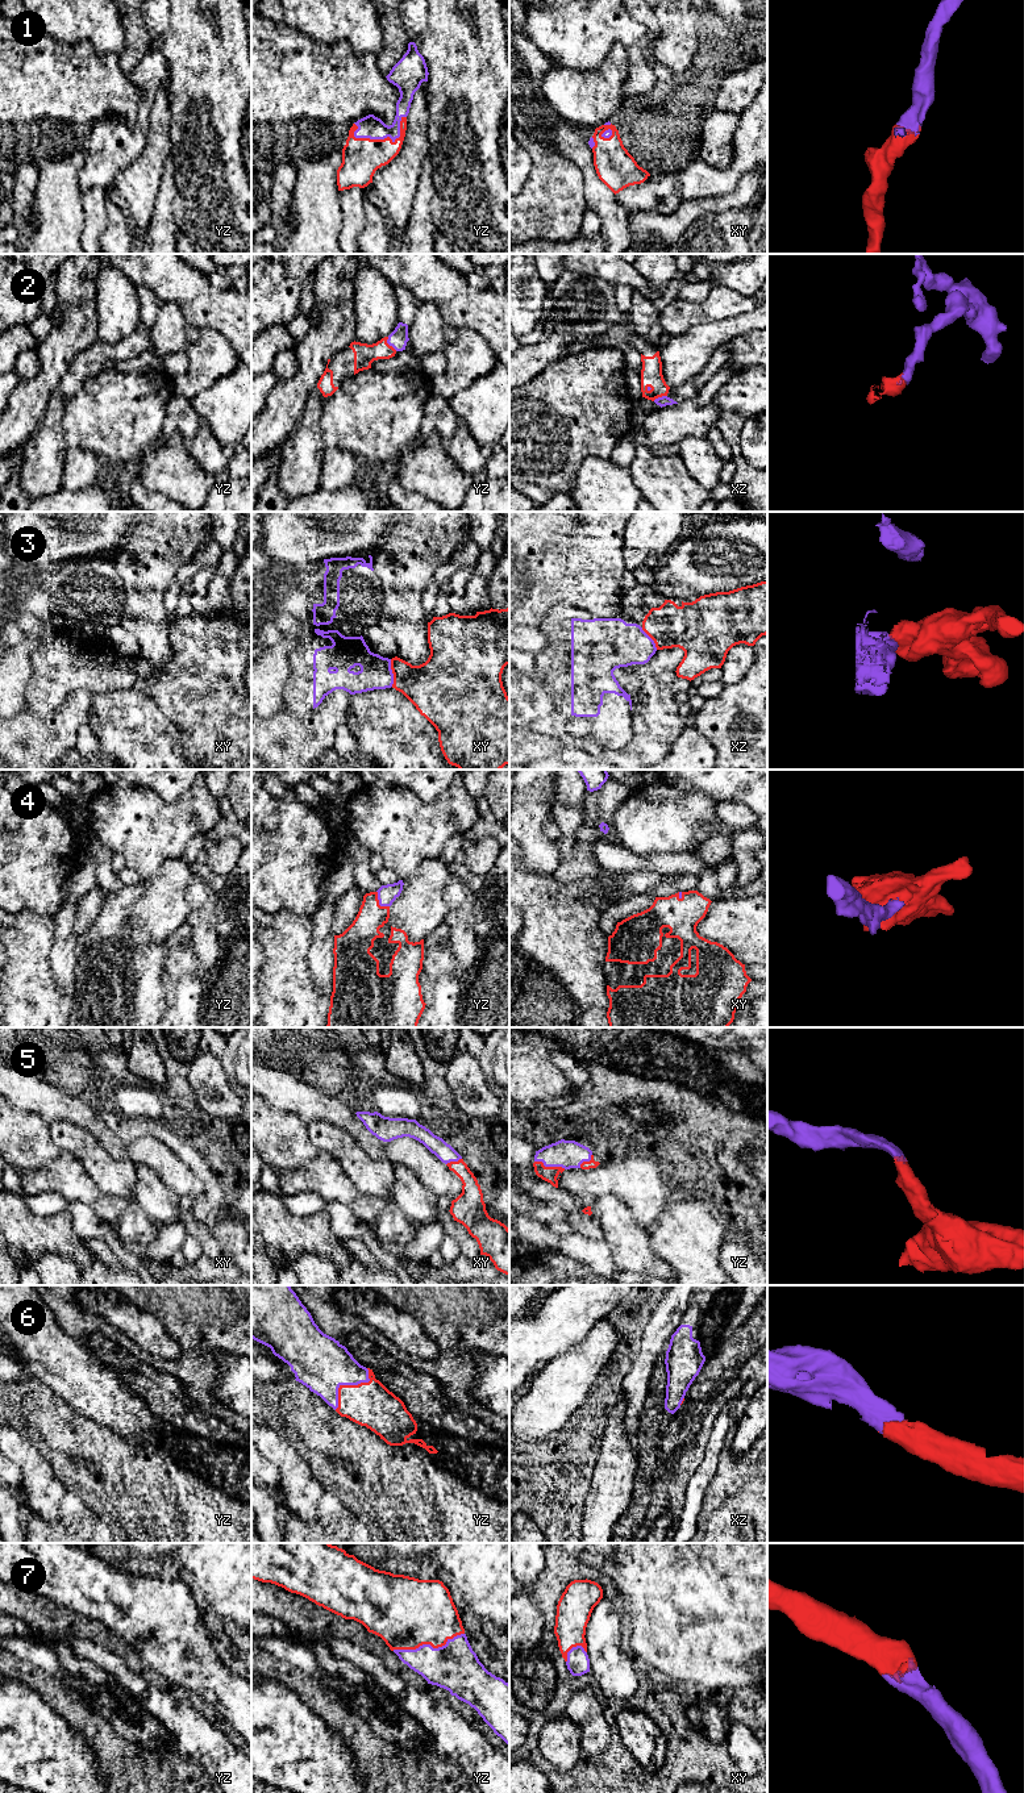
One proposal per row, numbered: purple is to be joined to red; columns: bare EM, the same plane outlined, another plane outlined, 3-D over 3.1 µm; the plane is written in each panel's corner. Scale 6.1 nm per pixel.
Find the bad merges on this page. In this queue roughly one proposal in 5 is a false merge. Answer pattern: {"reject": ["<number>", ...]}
{"reject": ["3"]}

